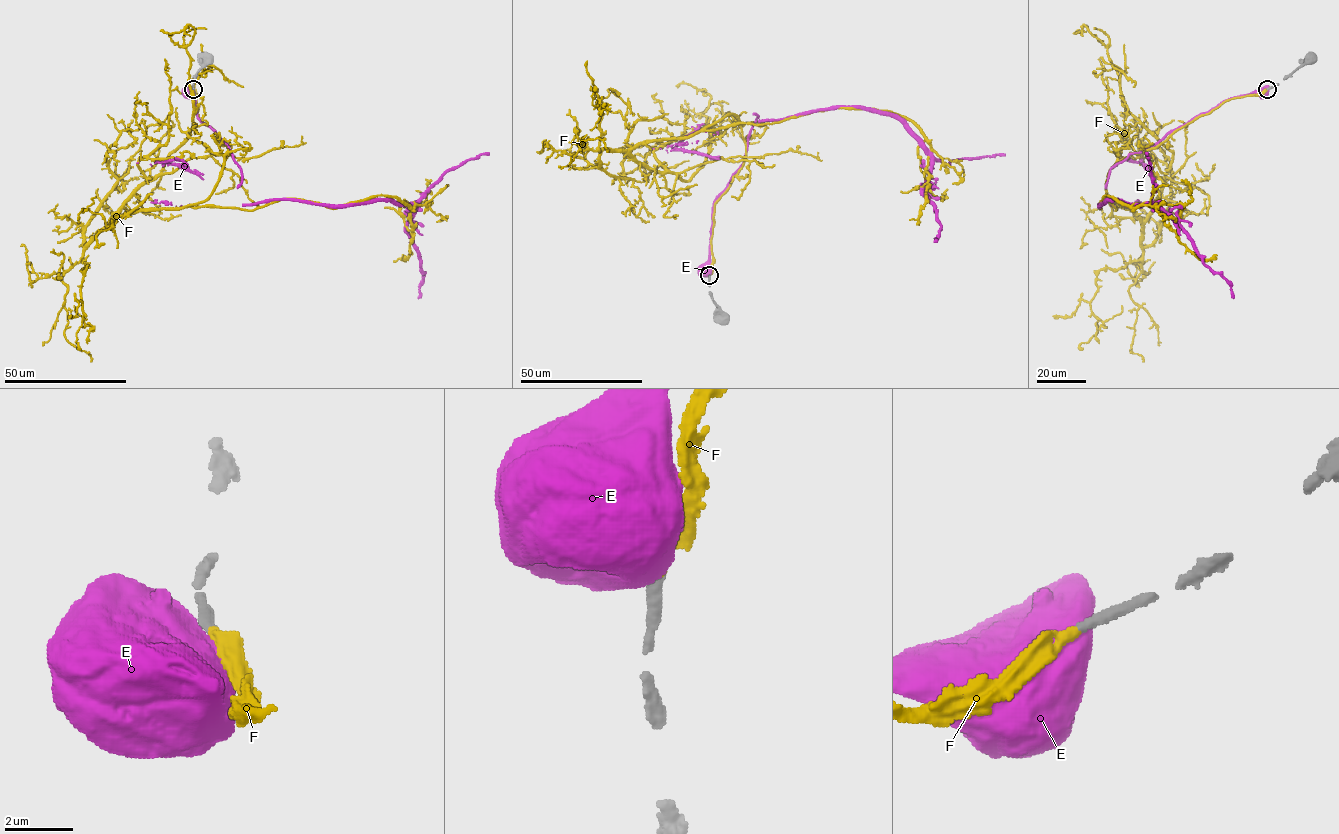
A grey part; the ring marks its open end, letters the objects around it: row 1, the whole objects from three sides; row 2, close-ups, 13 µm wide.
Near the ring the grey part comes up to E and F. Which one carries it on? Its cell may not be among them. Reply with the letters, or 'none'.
F

